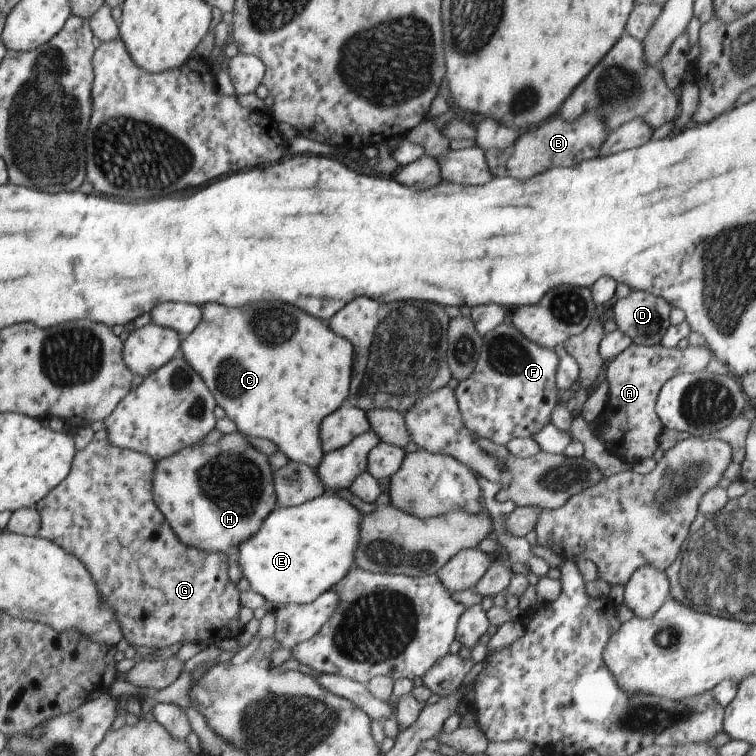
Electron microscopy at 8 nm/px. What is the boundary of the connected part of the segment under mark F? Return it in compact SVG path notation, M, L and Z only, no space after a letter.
M503 323L495 330L488 332L488 334L483 337L483 348L474 373L471 373L467 380L461 381L456 390L453 391L466 429L470 434L473 432L474 434L478 434L479 438L488 438L488 440L492 441L495 445L505 446L507 446L513 439L532 437L534 434L540 433L543 430L543 427L551 423L551 417L555 407L561 404L558 400L559 389L555 384L560 362L561 358L558 356L556 350L550 349L549 347L542 347L531 342L525 335L522 335L518 330L516 330L513 324Z

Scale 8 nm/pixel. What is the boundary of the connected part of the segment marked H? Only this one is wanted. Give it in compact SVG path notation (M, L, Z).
M240 432L224 435L215 444L200 443L156 462L153 473L153 500L178 539L209 553L237 556L237 547L261 528L266 516L275 508L274 472L268 458L259 454Z

